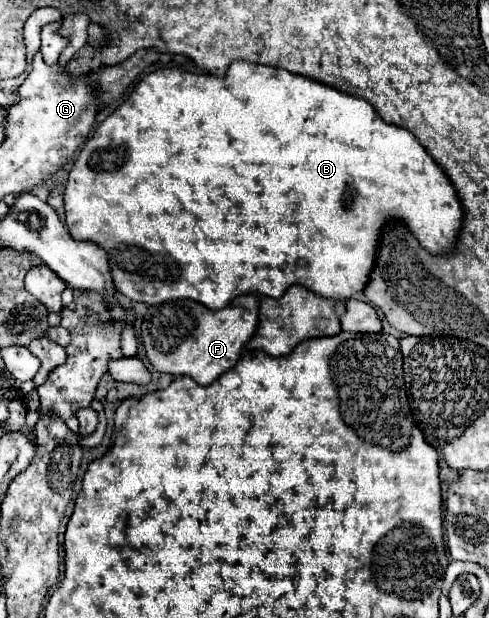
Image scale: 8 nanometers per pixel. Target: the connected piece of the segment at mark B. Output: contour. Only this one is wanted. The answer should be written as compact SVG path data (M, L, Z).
M242 60L232 62L224 78L212 74L192 74L176 67L164 67L146 74L130 98L118 106L84 144L68 174L64 208L70 236L74 240L90 240L106 250L114 286L126 298L150 306L182 298L202 302L210 310L222 310L230 300L242 294L280 298L294 284L300 284L322 298L348 300L366 288L370 272L376 264L374 260L378 254L382 228L388 222L400 222L408 226L420 246L430 254L448 254L458 242L464 220L460 198L446 172L408 130L382 122L376 110L358 96L344 94L322 82L290 74L282 68Z

